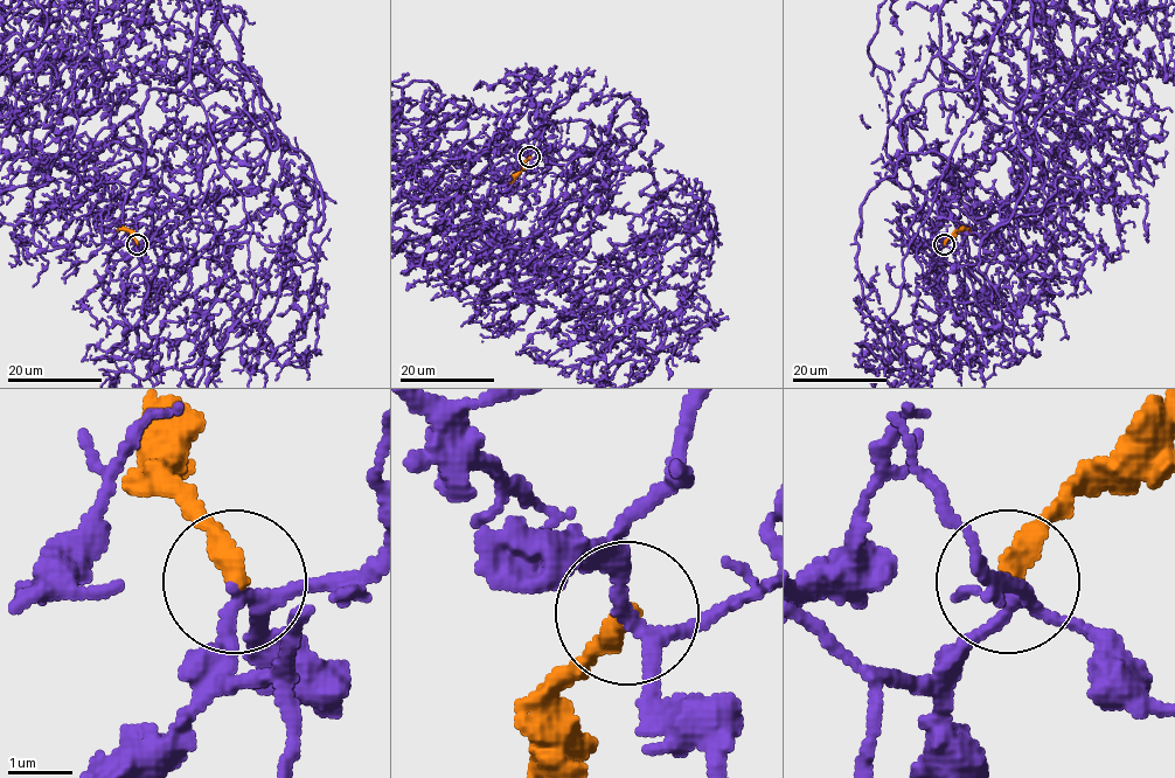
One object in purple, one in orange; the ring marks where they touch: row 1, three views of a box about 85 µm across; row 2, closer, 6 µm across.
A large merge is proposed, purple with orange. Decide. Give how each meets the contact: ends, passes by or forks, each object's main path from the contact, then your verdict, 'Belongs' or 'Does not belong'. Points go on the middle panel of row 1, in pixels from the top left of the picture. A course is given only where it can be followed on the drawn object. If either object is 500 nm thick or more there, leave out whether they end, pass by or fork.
At the ring purple forks. At the ring orange ends. Course of purple: (529, 157), (591, 127), (590, 222), (527, 124), (429, 119), (410, 188). Course of orange: (529, 157), (508, 183). Does not belong

